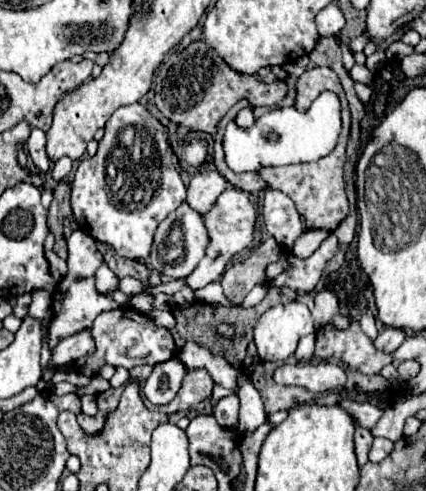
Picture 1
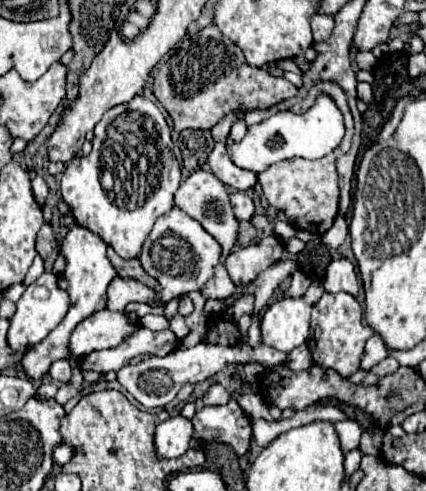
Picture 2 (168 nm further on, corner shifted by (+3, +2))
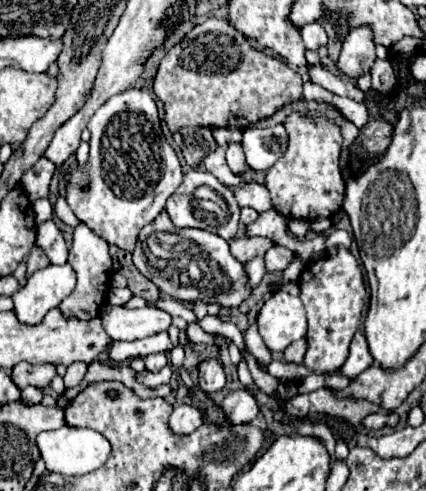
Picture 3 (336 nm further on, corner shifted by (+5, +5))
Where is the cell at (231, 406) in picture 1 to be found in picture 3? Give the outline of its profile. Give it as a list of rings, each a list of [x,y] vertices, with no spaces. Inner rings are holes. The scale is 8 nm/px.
[[[206,360],[200,364],[200,382],[198,386],[206,394],[214,394],[226,386],[226,374],[222,370],[222,364],[218,360]]]

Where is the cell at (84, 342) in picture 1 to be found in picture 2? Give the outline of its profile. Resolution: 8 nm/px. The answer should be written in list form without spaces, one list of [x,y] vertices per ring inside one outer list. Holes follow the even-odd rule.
[[[98,311],[84,319],[72,333],[70,353],[76,357],[84,357],[98,349],[118,347],[134,327],[140,327],[136,319],[130,319],[122,311]]]

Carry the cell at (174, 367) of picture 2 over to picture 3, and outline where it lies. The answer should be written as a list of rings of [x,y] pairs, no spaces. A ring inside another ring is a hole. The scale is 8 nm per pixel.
[[[164,366],[160,372],[150,372],[150,370],[142,370],[136,374],[136,380],[140,384],[144,384],[146,388],[158,388],[162,384],[168,384],[173,375],[172,368],[170,366]]]

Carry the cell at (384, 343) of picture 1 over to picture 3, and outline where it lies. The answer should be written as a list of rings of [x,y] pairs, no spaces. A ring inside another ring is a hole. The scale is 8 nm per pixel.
[[[356,332],[352,344],[350,344],[350,356],[346,360],[346,364],[340,368],[340,372],[348,378],[356,378],[358,374],[362,374],[366,368],[370,368],[374,362],[374,358],[370,356],[368,350],[368,342],[366,336],[362,332]]]

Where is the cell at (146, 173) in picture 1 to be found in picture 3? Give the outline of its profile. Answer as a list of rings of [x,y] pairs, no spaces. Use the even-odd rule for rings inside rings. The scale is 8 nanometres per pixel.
[[[130,88],[112,96],[96,110],[88,130],[92,132],[88,162],[74,162],[64,170],[66,202],[92,232],[132,252],[138,232],[164,210],[168,196],[182,184],[178,156],[162,134],[154,98],[144,90]]]

